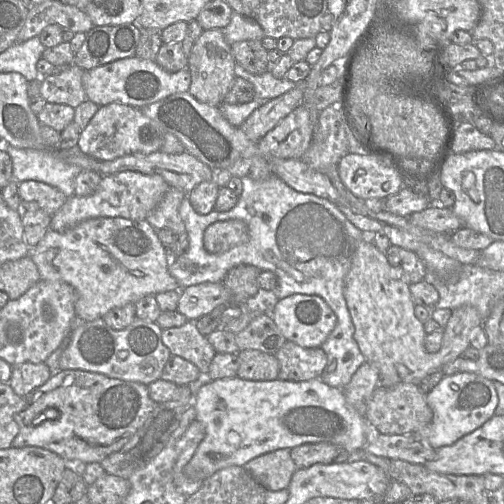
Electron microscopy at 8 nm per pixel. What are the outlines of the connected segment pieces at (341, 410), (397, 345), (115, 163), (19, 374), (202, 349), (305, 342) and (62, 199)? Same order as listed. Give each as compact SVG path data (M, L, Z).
M238 376L232 378L223 378L218 380L210 380L205 383L198 392L194 395L193 405L196 409L196 419L202 422L206 429L204 439L199 444L196 452L184 468L184 473L191 480L205 480L215 472L232 465L244 466L251 459L262 454L278 450L292 449L305 443L329 442L342 446L350 454L351 458L359 458L366 460L375 466L381 468L388 475L389 459L379 457L364 451L364 448L371 438L371 429L364 416L355 411L346 401L343 390L328 386L319 378L313 378L306 381L285 381L279 378L271 381L252 381L245 380Z
M371 239L363 240L353 253L351 266L344 282L344 297L355 327L354 339L365 361L378 369L379 386L383 387L392 387L399 383L418 384L429 374L441 370L444 365L462 356L465 349L470 346L473 330L483 325L474 307L470 305L458 307L452 311L447 325L443 328L440 350L436 353L427 352L424 346L426 337L424 323L415 316L415 304L409 291L409 285L400 280L400 272L390 266L386 255L376 248Z
M161 151L148 155L133 154L102 161L99 165L102 176L125 171L160 175L170 188L183 191L187 197L199 183L212 180L211 169L186 151L178 155Z
M24 362L13 365L9 385L15 393L25 397L33 389L42 386L51 377L52 373L45 362Z
M188 320L180 327L162 329L161 338L172 355L192 362L203 376L207 376L210 363L217 352L193 321Z
M292 294L279 300L272 319L287 341L303 348L320 347L337 324L337 317L323 298Z
M31 180L19 183L18 194L22 211L42 210L48 215L53 215L68 200L57 188Z

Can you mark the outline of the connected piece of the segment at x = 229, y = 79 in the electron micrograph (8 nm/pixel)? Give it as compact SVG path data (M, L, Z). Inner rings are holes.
M222 29L204 30L201 33L193 43L187 66L191 74L191 84L188 92L202 103L219 107L224 102L224 98L236 77L232 48L227 43Z

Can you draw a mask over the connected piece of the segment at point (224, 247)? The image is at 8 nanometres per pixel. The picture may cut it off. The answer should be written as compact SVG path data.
M240 219L215 222L204 231L203 244L212 254L224 253L245 243L249 238L248 225Z

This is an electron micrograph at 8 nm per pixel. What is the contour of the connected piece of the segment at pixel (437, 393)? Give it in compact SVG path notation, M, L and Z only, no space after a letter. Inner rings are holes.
M459 372L445 375L426 394L426 401L433 412L433 417L431 422L415 435L428 446L438 449L454 444L491 419L498 405L498 394L493 381L475 373Z

